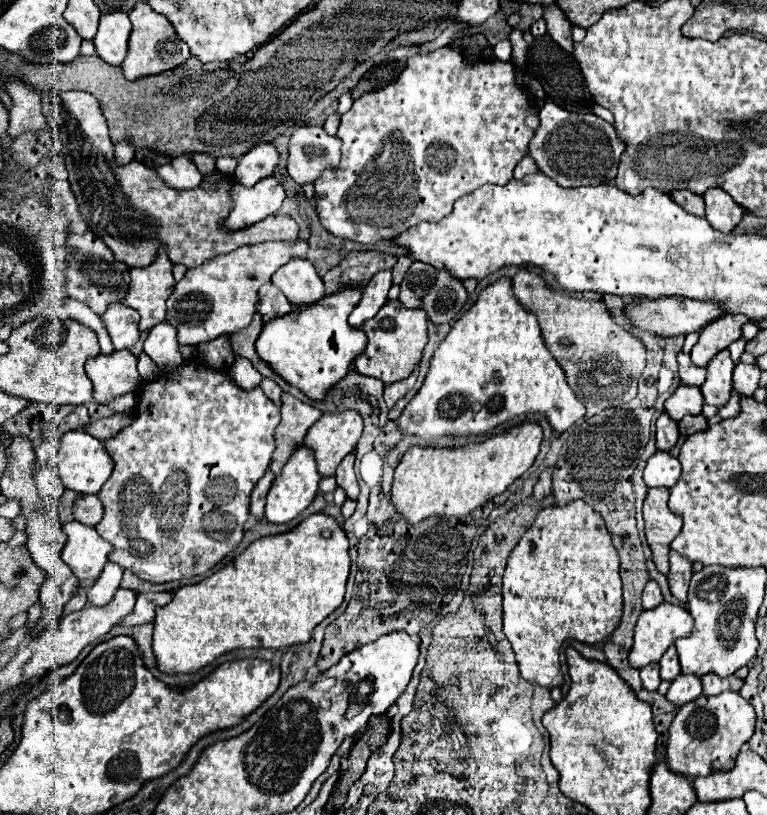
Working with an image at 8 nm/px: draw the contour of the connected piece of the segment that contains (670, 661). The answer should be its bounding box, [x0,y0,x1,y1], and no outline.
[660,648,680,682]

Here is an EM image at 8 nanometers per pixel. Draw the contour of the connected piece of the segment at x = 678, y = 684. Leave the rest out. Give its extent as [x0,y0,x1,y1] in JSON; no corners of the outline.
[666,676,702,708]

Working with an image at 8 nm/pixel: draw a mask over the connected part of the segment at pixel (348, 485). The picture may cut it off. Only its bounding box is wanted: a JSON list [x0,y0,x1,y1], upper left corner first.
[336,452,360,500]

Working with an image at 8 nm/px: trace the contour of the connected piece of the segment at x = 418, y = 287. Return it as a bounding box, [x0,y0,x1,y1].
[398,262,468,324]

